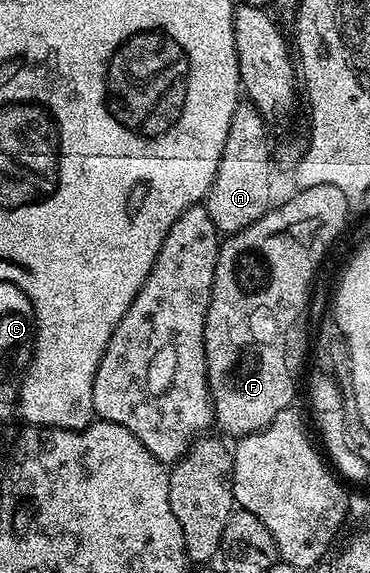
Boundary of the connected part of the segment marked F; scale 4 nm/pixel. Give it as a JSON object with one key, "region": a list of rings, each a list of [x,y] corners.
{"region":[[[314,185],[313,187],[301,187],[295,192],[297,195],[292,195],[284,204],[279,207],[279,205],[273,206],[270,210],[264,214],[261,219],[254,221],[254,225],[250,225],[246,229],[242,229],[238,233],[227,236],[220,244],[220,252],[218,253],[218,265],[214,269],[214,285],[212,286],[212,292],[210,293],[210,309],[206,313],[206,329],[204,330],[204,348],[206,349],[206,373],[208,374],[208,392],[212,398],[212,413],[214,416],[215,426],[221,427],[228,435],[236,435],[235,437],[243,437],[245,435],[253,435],[255,431],[260,431],[263,427],[268,427],[270,421],[274,421],[274,417],[278,417],[278,413],[282,413],[282,409],[293,406],[294,400],[292,398],[296,395],[296,383],[292,380],[292,371],[288,368],[288,339],[290,343],[290,336],[292,335],[292,326],[294,325],[294,320],[296,320],[296,313],[300,310],[301,304],[305,300],[305,287],[308,287],[309,275],[312,275],[312,269],[316,266],[317,259],[320,258],[321,251],[324,251],[325,244],[328,243],[330,239],[333,238],[336,231],[345,230],[343,226],[344,213],[345,213],[345,203],[342,193],[342,189],[338,189],[335,185]]]}

